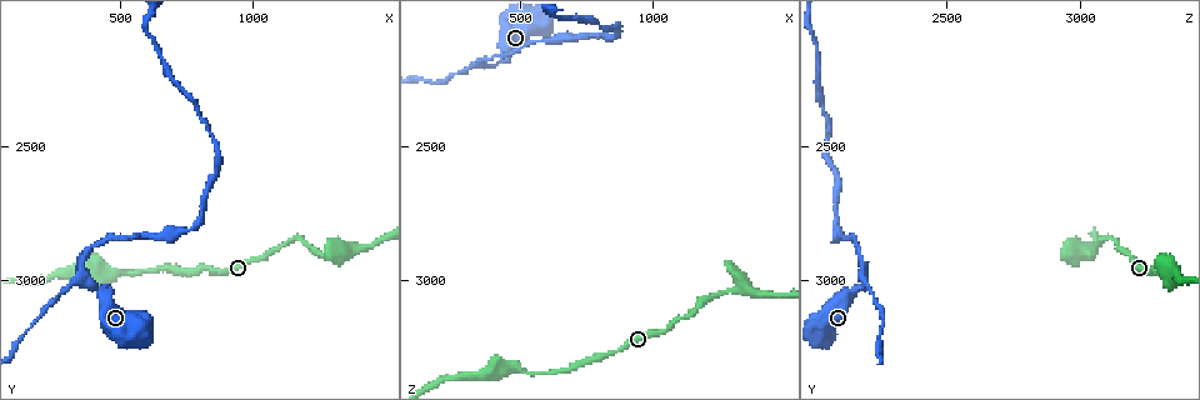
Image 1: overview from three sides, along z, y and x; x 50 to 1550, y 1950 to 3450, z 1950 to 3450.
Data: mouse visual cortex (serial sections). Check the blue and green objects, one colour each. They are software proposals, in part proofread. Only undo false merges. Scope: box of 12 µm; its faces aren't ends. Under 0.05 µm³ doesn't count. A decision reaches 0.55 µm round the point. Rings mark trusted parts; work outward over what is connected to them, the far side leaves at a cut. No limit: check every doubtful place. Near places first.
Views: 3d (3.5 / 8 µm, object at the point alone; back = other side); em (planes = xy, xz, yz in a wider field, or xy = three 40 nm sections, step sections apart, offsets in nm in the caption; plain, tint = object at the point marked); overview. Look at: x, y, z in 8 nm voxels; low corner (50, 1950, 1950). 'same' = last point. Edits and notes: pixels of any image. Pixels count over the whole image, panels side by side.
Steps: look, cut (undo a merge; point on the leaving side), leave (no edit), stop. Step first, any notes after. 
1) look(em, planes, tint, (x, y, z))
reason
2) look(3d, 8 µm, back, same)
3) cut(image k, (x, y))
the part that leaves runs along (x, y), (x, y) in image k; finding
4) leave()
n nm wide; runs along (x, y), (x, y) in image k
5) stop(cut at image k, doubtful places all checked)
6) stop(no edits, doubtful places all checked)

look(3d, 3.5 µm, (380, 3000, 2200))
three-way junction

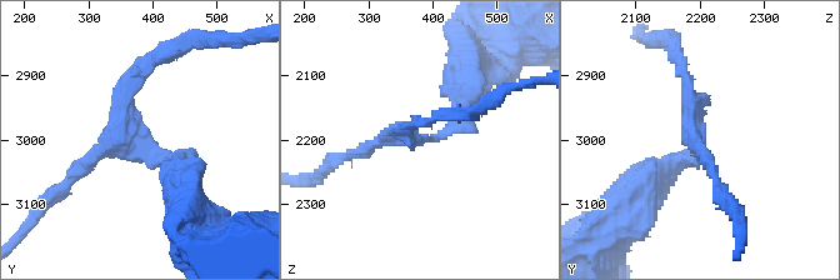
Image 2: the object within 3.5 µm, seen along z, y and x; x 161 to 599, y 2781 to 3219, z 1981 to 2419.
leave()
arms of 150, 200, 200 nm; one cell here

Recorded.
look(3d, 3.5 µm, (450, 2980, 3330))
sharp bend

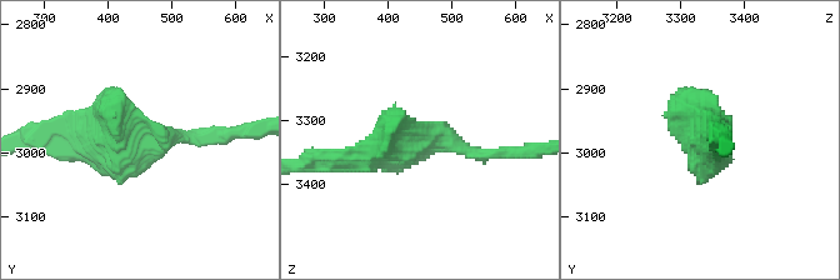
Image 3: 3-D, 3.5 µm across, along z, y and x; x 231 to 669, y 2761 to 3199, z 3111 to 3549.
look(em, xy, step 3, tint, (445, 2980, 3340))

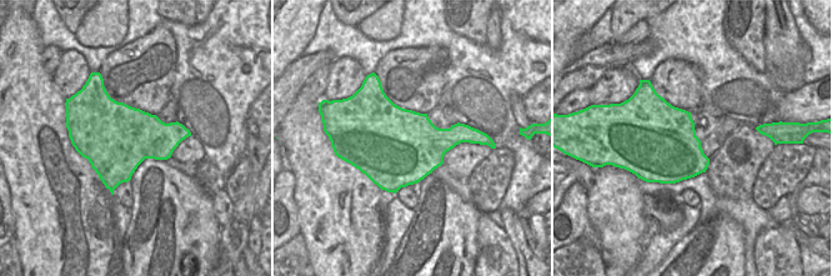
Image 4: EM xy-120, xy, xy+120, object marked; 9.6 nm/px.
leave()
runs along (476, 154), (430, 141), (319, 160) in image 3; one cell here

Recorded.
look(3d, 3.5 µm, back, (1340, 2910, 3040))

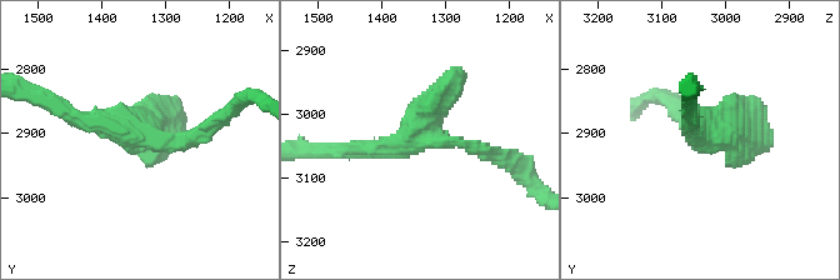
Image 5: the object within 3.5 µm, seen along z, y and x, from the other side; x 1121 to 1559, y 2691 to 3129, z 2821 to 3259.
look(em, xy, step 3, tint, (1340, 2900, 3040))
need the tissue

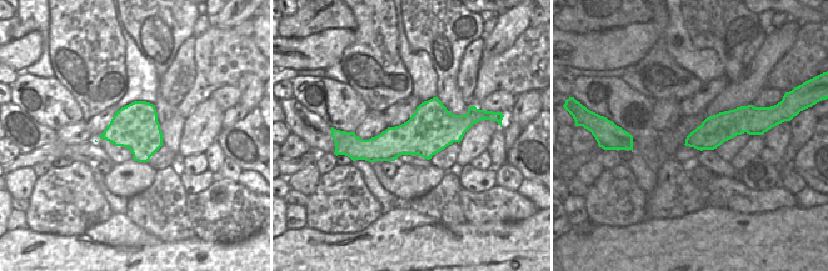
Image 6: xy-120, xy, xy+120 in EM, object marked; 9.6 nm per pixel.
leave()
runs along (494, 158), (421, 138), (460, 78) in image 5; one cell here

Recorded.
stop(no edits, doubtful places all checked)

